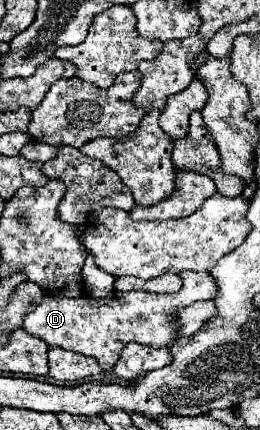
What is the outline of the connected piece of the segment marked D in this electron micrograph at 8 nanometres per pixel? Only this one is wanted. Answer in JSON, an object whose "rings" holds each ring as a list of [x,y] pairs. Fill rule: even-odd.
{"rings":[[[181,273],[183,289],[173,295],[159,295],[147,291],[113,291],[103,299],[79,297],[79,299],[63,299],[63,297],[45,297],[35,311],[25,317],[25,331],[33,337],[39,337],[47,343],[47,347],[69,349],[87,357],[93,357],[103,371],[111,371],[119,359],[121,347],[129,341],[149,345],[149,347],[167,347],[175,339],[175,311],[183,309],[195,301],[213,299],[215,297],[215,281],[211,281],[209,273]]]}

